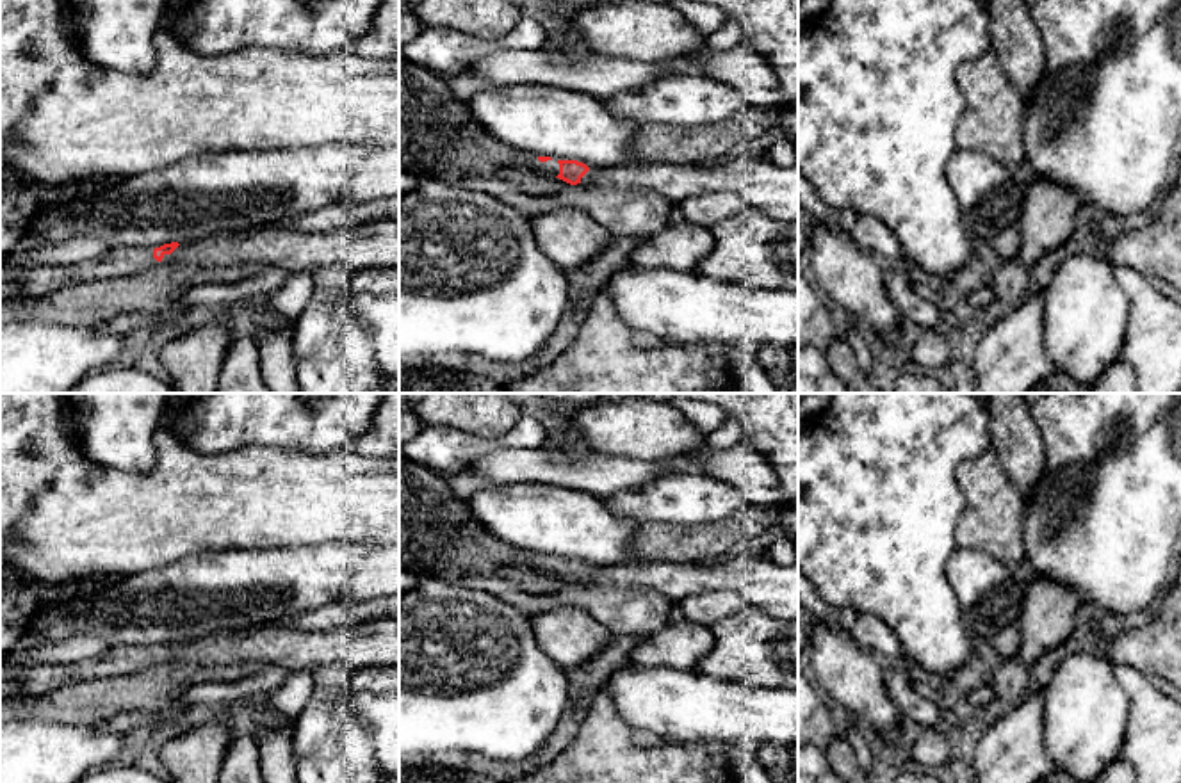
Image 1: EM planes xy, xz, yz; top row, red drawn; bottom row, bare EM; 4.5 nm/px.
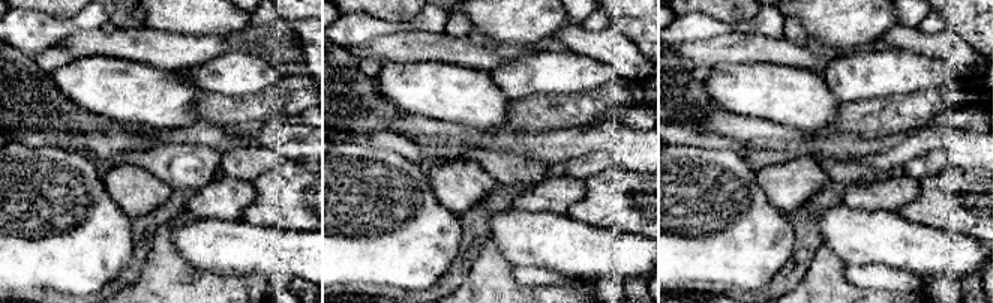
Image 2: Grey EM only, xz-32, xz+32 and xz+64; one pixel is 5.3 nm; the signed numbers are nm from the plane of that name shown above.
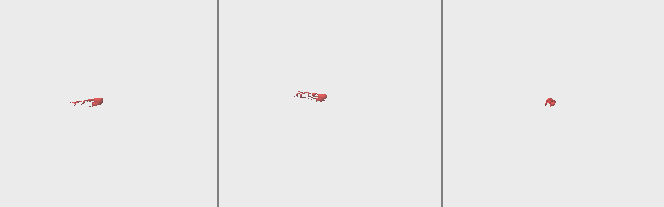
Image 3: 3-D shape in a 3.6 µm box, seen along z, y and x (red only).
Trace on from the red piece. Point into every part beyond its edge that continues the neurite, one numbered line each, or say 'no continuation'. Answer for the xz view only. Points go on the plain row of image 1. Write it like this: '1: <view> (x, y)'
1: xz (551, 566)
2: xz (772, 588)

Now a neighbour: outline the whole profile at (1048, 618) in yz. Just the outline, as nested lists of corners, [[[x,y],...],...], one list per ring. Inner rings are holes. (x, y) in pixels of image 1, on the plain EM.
[[[1035,577],[1026,585],[1026,605],[1021,612],[1021,650],[1017,660],[1031,667],[1049,650],[1063,642],[1076,623],[1078,594],[1046,577]]]

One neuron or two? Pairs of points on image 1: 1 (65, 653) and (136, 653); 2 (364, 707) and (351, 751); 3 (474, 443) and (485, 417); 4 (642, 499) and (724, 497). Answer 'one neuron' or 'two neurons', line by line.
1: two neurons
2: two neurons
3: two neurons
4: one neuron

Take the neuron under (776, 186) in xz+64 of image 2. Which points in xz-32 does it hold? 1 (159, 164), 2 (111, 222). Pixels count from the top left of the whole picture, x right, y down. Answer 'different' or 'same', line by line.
1: different
2: different

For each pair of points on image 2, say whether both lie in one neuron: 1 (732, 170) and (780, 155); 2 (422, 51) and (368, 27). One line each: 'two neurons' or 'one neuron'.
1: two neurons
2: two neurons

